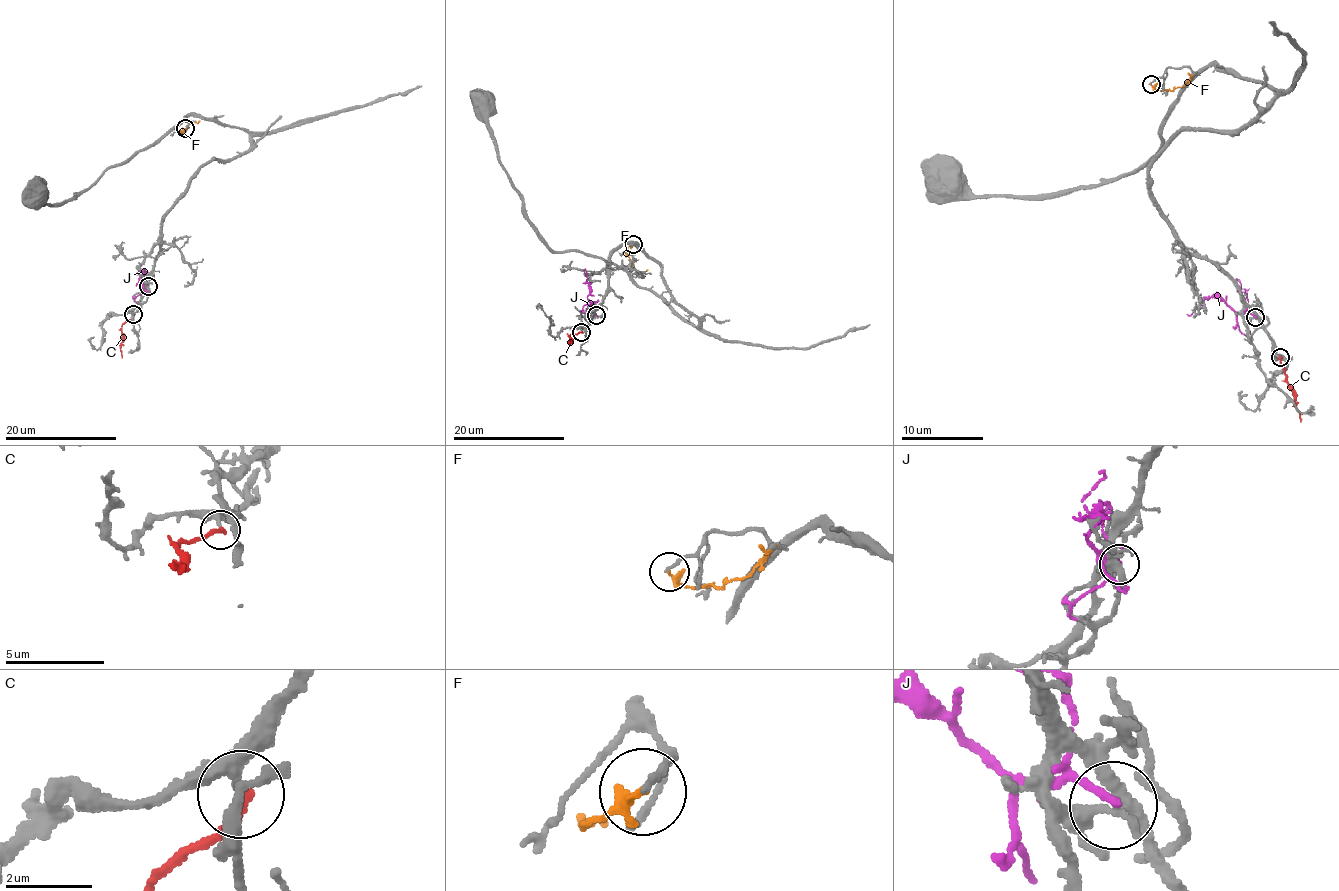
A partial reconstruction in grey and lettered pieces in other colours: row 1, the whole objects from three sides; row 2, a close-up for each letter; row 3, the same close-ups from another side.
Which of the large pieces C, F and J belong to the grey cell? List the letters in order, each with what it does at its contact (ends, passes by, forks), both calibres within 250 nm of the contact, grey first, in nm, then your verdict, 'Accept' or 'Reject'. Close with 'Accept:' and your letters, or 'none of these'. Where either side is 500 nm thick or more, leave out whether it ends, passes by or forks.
C: It ends there. Thickness 180 nm (grey) against 240 nm. Accept
F: It ends there. Thickness 160 nm (grey) against 200 nm. Reject
J: It ends there. Thickness 240 nm (grey) against 170 nm. Reject
Accept: C

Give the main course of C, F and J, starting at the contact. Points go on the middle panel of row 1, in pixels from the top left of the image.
C: (581, 331), (570, 337), (570, 347)
F: (634, 244), (625, 249), (628, 258), (638, 272), (648, 269)
J: (596, 315), (588, 299), (591, 280), (585, 269)

